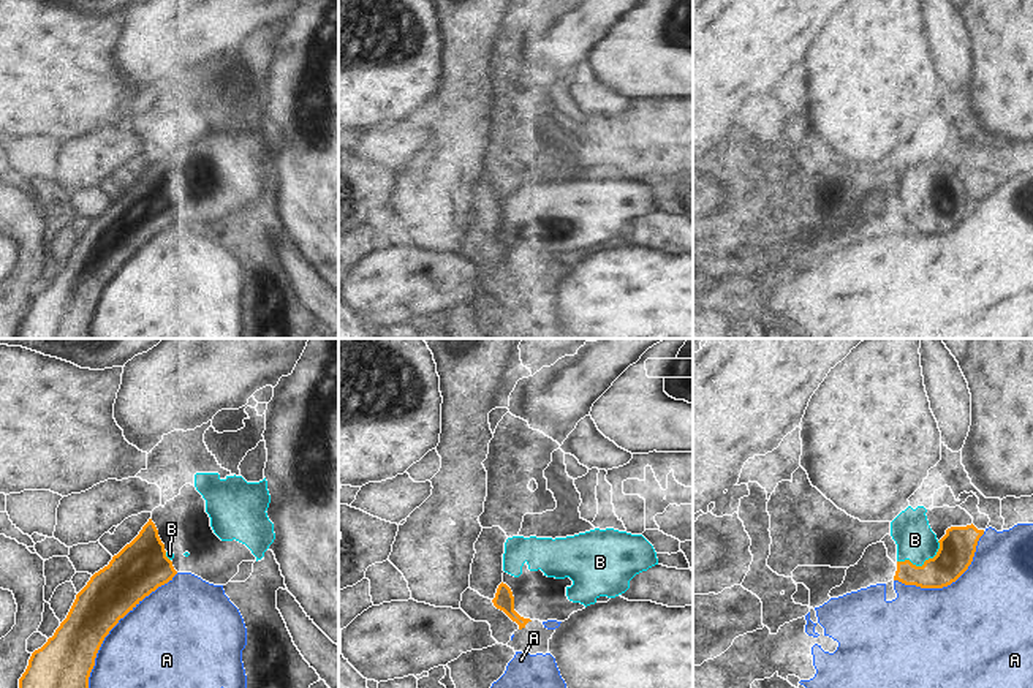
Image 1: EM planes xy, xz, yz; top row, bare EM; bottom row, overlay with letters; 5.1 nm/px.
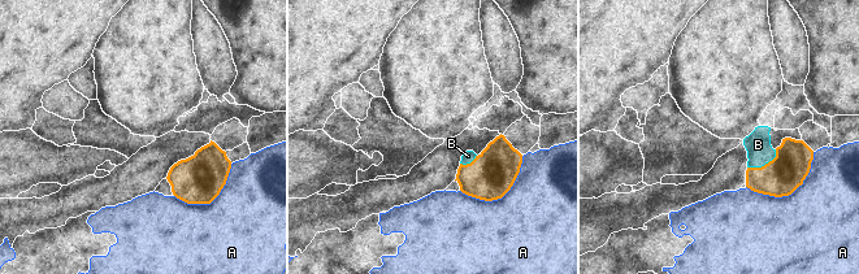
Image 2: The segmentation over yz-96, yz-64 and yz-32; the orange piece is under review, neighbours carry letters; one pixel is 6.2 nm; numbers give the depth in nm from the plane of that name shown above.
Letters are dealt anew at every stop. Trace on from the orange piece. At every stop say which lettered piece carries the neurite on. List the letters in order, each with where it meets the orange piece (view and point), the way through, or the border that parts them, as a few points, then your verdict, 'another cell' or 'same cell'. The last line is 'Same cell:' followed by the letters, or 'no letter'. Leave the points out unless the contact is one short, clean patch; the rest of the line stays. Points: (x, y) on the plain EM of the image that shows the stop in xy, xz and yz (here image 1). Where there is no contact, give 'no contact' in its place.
A: meets orange in xy at (114, 271); another cell
B: meets orange in yz at (923, 211); runs through yz (957, 193), (943, 207), (923, 211), (915, 185); same cell
Same cell: B

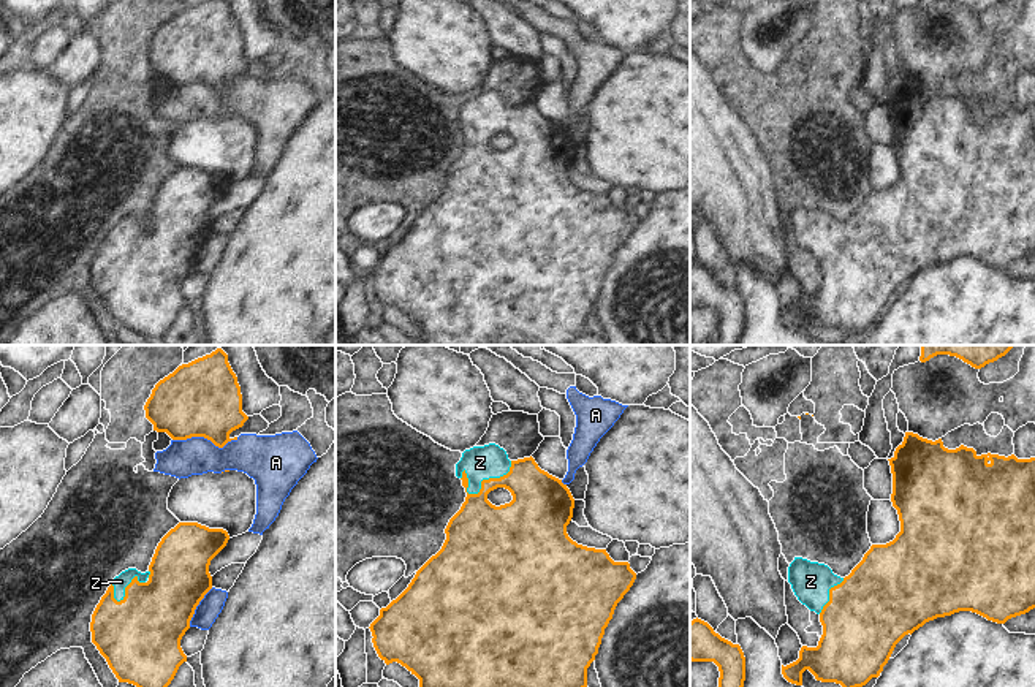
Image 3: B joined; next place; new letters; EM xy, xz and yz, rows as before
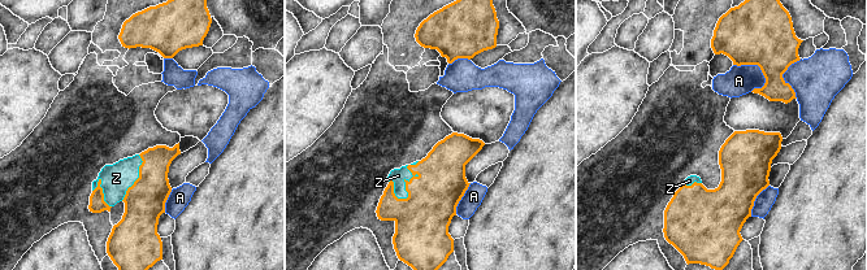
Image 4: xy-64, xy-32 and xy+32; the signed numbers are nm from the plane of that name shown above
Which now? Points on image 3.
A: meets orange in xy at (204, 83); another cell
Z: meets orange in xz at (489, 124); same cell
Same cell: Z

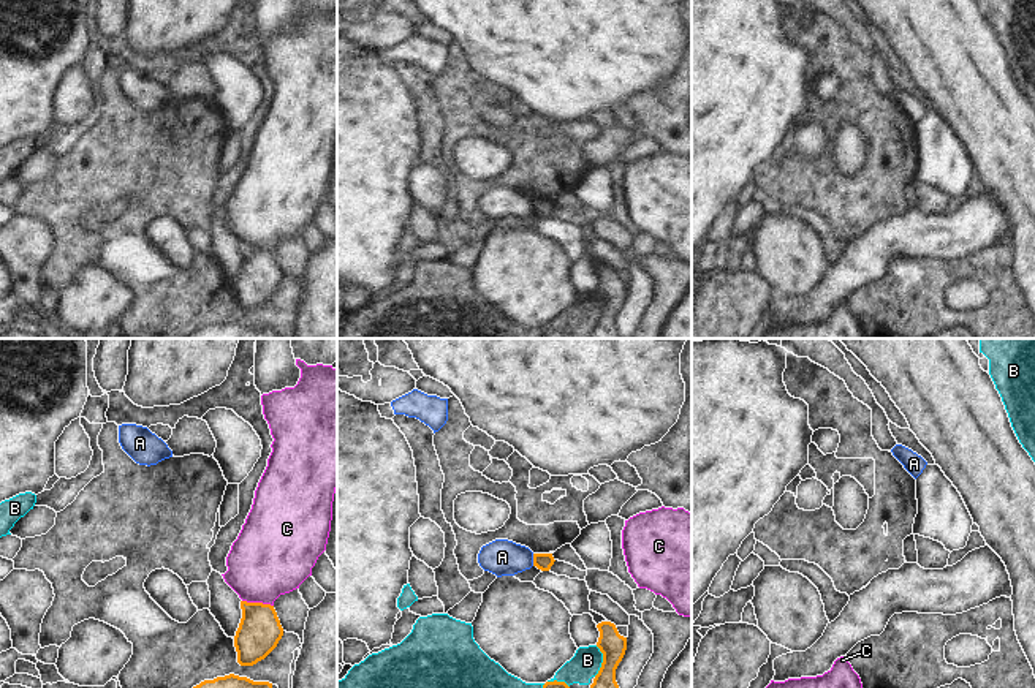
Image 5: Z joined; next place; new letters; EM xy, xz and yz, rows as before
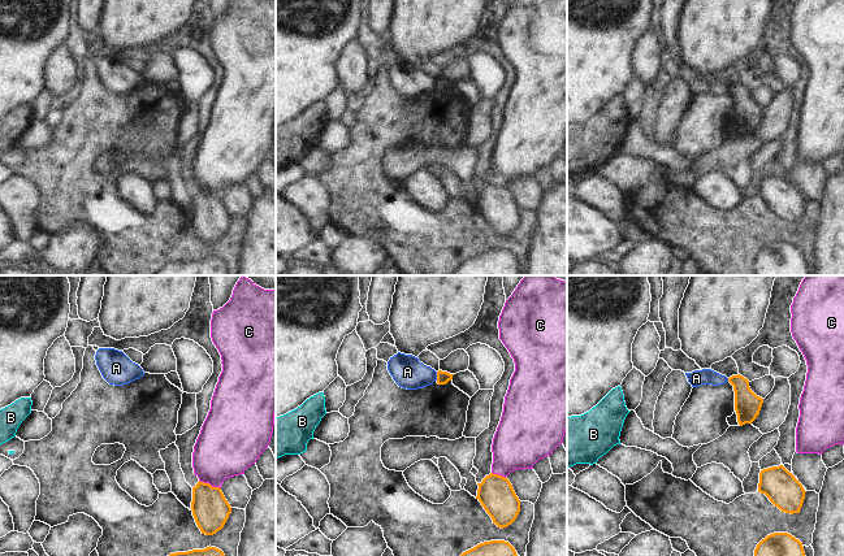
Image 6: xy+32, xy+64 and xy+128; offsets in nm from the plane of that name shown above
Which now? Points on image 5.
A: meets orange in xz at (534, 206); border along xz (532, 200), (534, 211); another cell
B: meets orange in xz at (603, 307); another cell
C: meets orange in xy at (258, 249); another cell
Same cell: no letter

